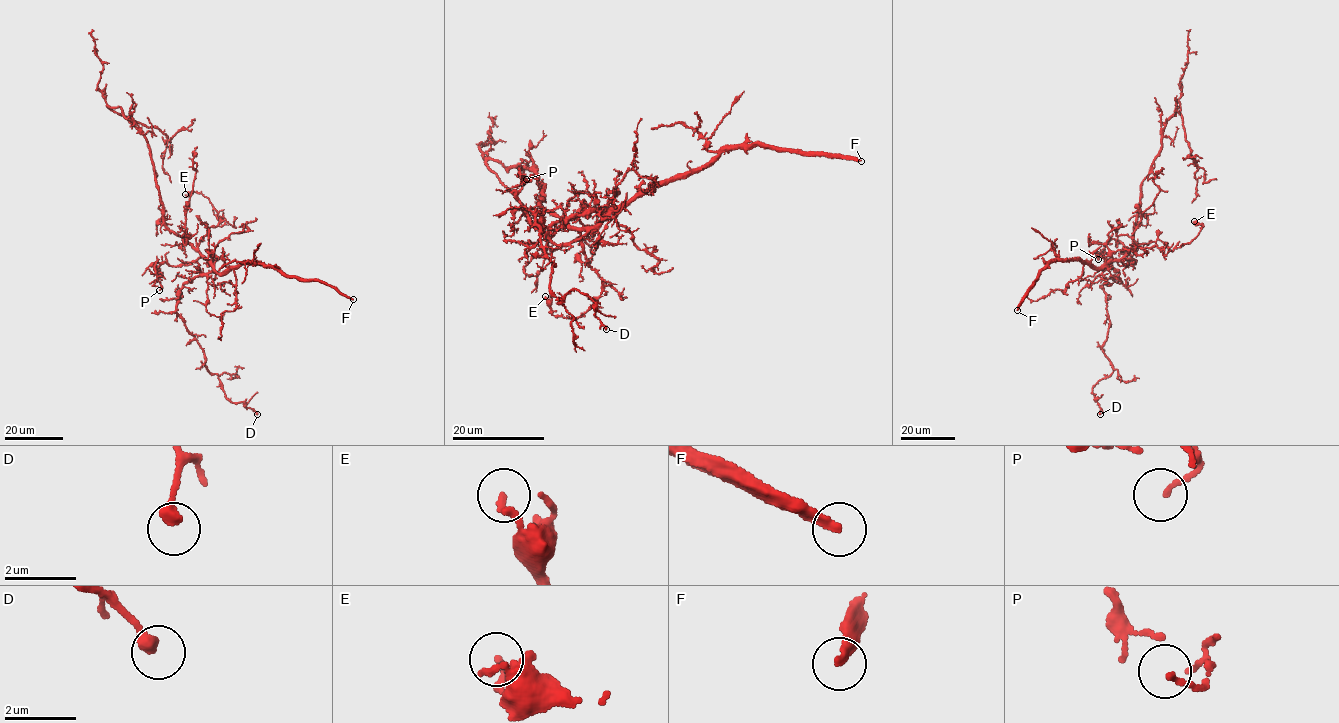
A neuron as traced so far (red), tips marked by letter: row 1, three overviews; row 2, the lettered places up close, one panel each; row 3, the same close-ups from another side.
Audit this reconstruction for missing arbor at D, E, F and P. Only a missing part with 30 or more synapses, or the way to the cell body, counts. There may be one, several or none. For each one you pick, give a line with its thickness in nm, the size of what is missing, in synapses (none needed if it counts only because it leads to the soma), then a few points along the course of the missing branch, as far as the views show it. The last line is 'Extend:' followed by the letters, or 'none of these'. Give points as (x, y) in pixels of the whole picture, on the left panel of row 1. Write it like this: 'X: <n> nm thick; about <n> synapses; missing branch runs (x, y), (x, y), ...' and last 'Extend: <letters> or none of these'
F: 260 nm thick; about 550 synapses
Extend: F

